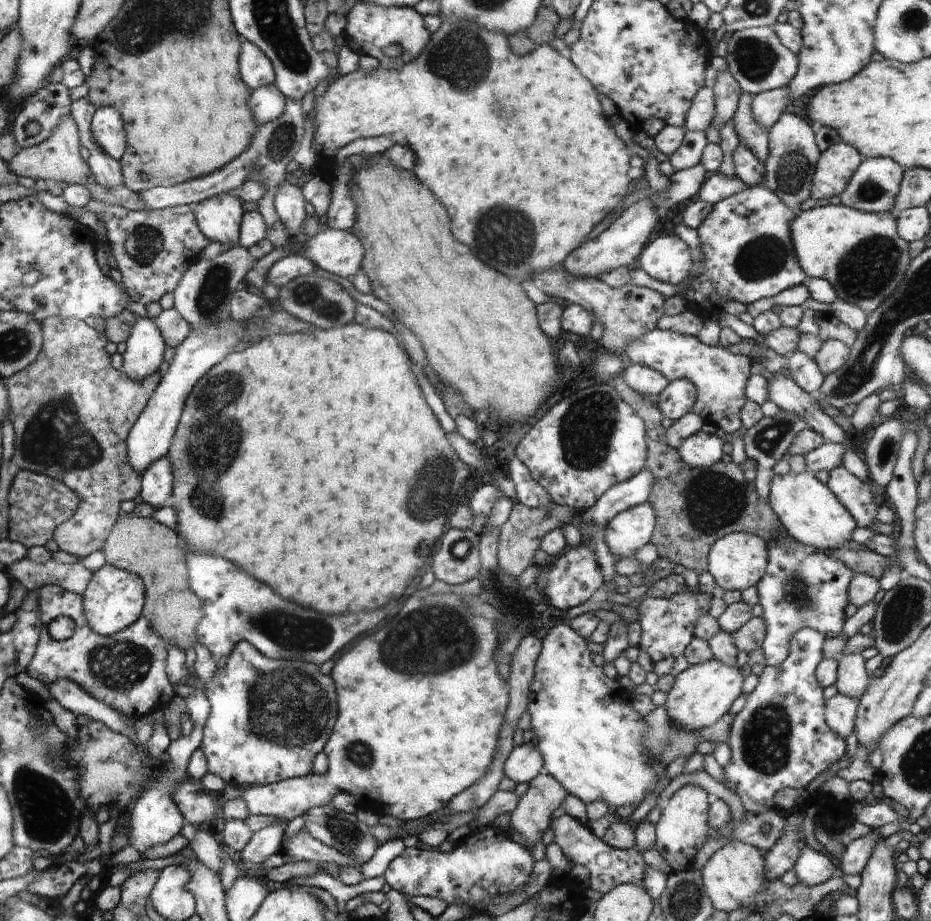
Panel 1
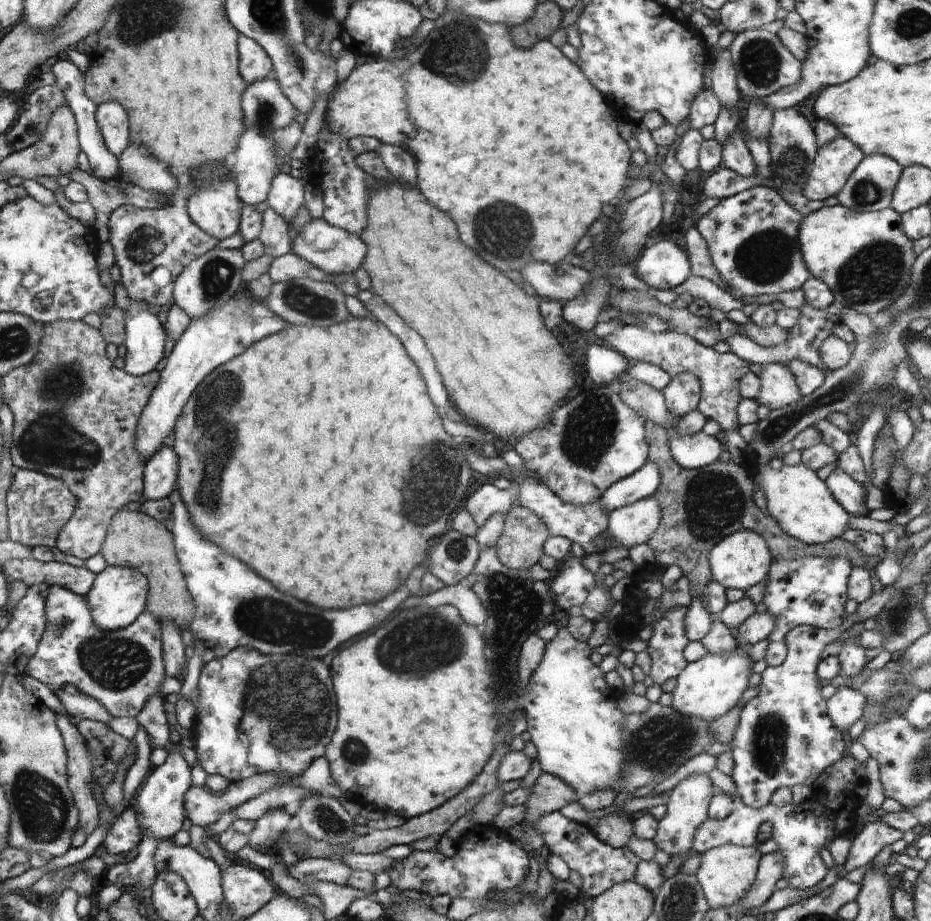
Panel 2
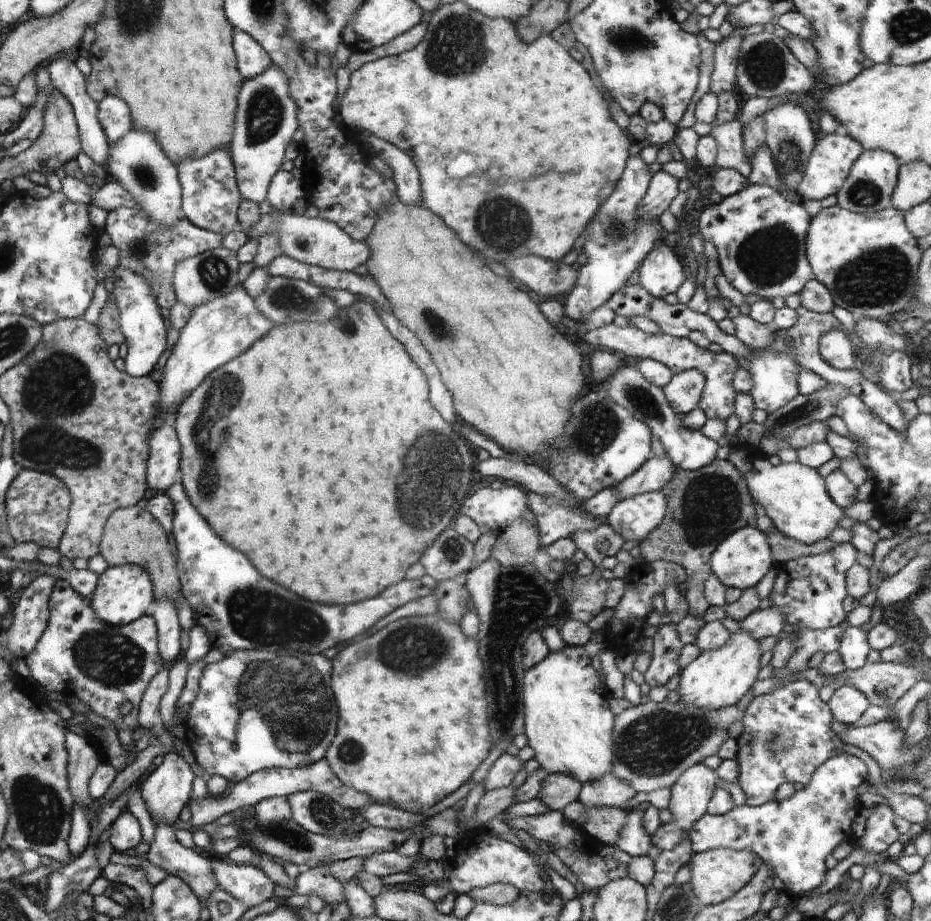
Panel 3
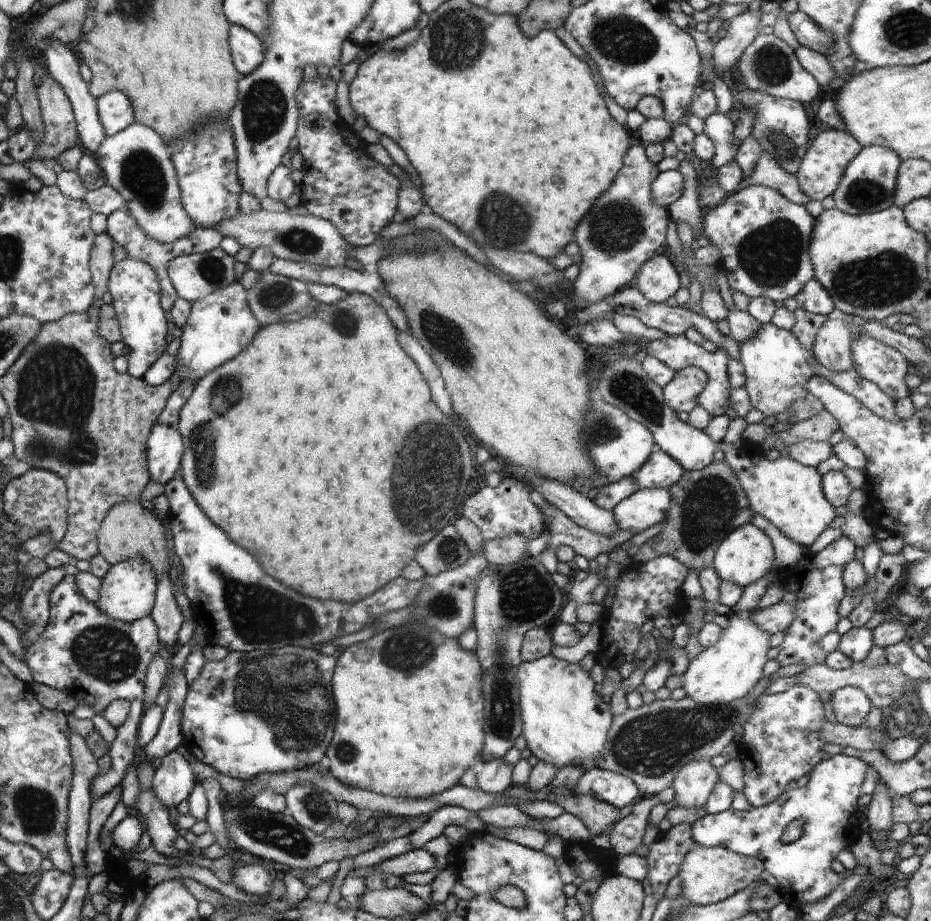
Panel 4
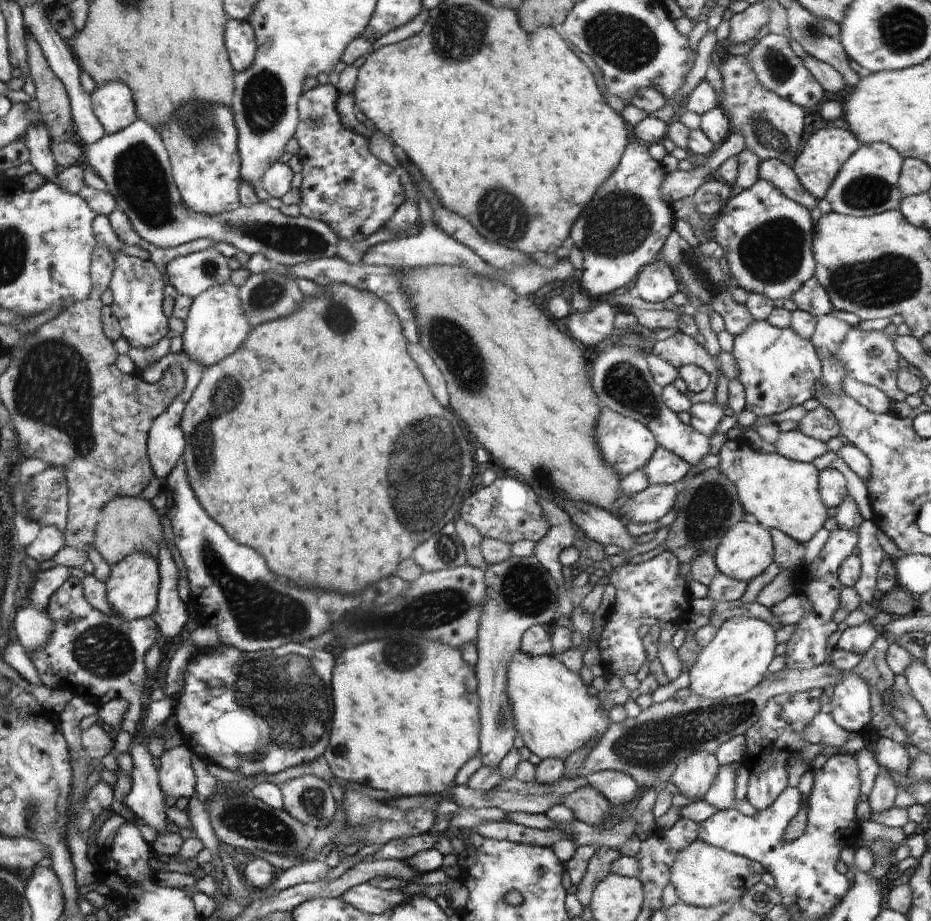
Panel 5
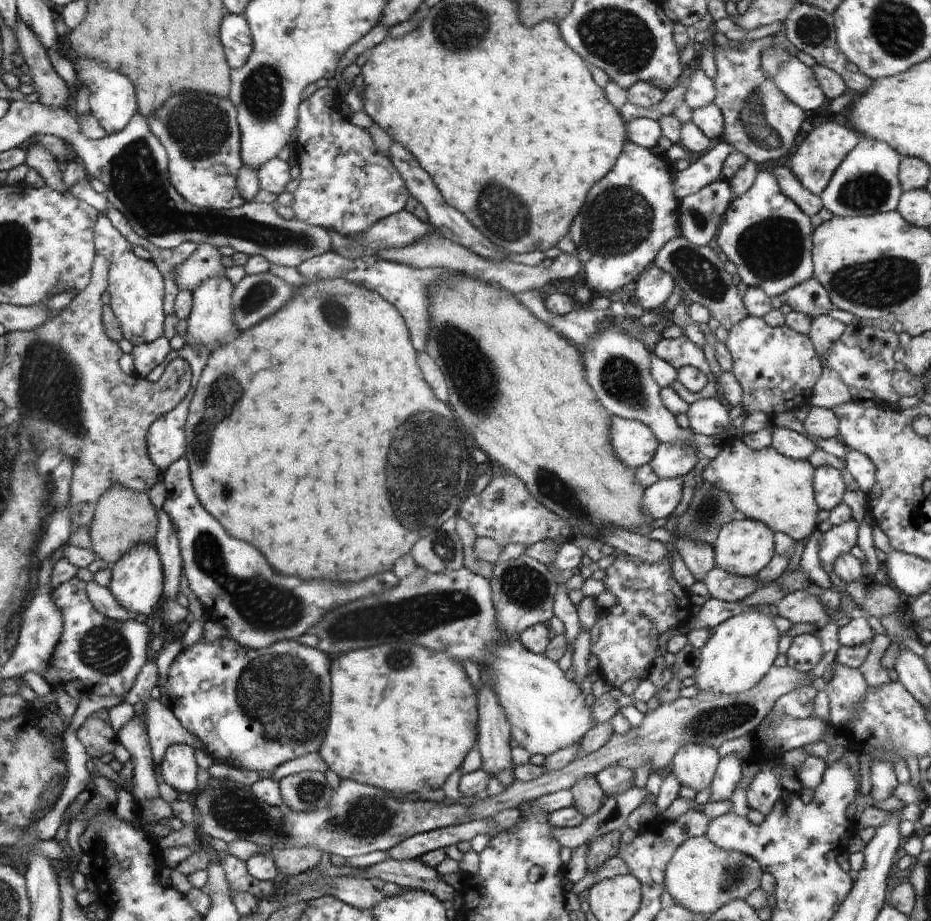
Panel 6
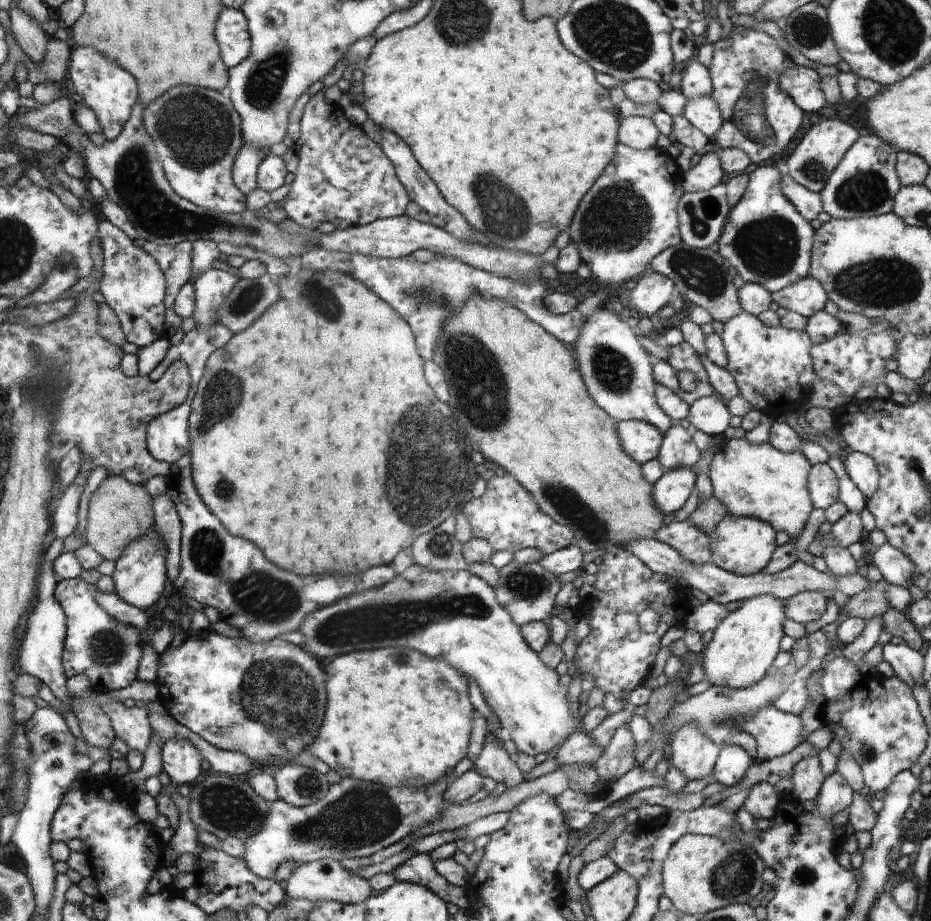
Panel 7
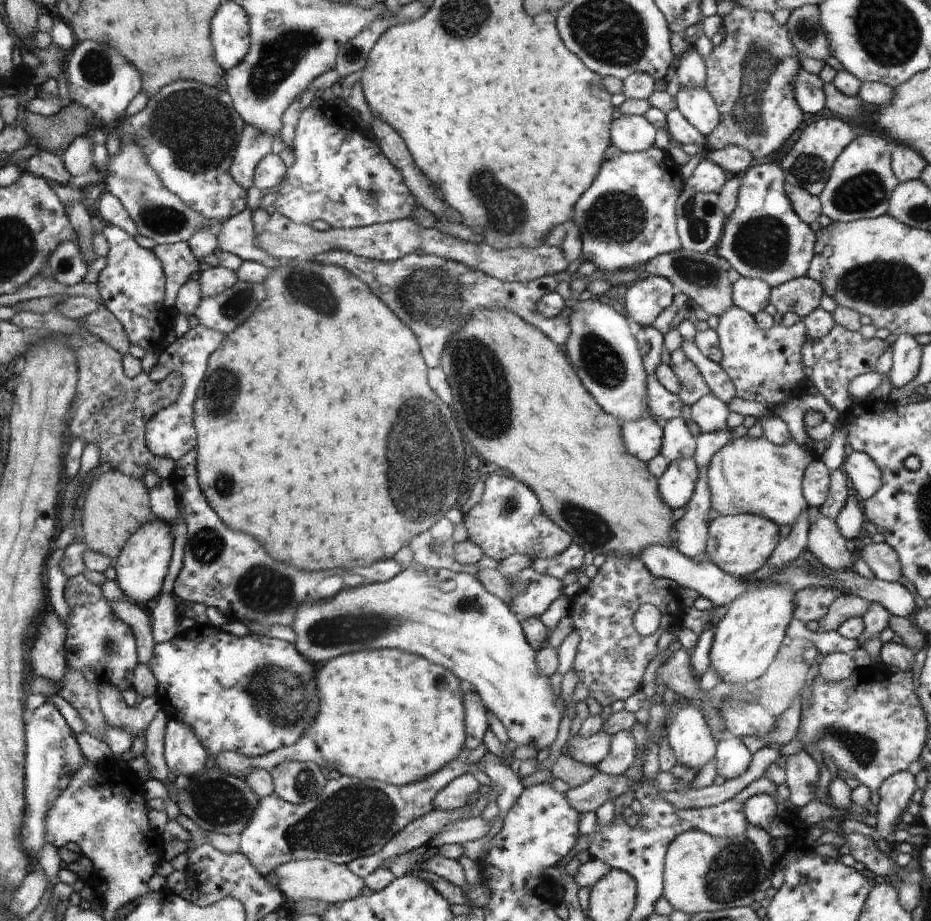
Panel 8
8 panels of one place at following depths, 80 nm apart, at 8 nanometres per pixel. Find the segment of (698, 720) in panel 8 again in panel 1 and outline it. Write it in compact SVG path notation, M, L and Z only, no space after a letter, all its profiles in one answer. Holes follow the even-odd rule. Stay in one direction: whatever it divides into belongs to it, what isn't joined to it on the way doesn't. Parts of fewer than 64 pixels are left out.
M685 785L663 805L662 816L656 824L654 848L665 858L673 871L693 868L694 856L709 840L708 811L712 797L702 788Z

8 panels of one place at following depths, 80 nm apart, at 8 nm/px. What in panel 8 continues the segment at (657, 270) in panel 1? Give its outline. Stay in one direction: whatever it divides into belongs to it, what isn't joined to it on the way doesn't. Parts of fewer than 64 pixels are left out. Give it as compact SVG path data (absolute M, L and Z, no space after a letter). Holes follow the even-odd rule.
M648 275L646 278L632 284L621 301L627 310L626 318L640 325L651 325L665 308L673 304L674 296L676 296L676 291L667 278L658 275Z

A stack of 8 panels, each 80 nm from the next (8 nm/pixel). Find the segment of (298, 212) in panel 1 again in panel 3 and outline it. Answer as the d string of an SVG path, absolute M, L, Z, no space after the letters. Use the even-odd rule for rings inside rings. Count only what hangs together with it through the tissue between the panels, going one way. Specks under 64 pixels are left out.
M279 171L269 185L268 202L282 213L291 211L298 198L304 197L303 180L296 180L291 172Z

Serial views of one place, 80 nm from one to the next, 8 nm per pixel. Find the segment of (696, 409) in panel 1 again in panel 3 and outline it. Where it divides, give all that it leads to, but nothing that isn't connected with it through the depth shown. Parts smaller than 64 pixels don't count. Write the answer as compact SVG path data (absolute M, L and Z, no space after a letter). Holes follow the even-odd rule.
M612 323L602 326L602 328L590 330L586 334L586 340L592 342L594 346L600 346L600 348L606 348L607 346L608 350L612 350L612 352L624 352L626 360L629 361L656 360L656 362L664 364L672 372L672 375L694 368L702 372L704 378L706 378L699 408L706 414L707 419L720 418L720 420L727 420L735 412L734 396L736 396L736 392L732 388L732 380L733 373L736 372L739 364L737 358L728 352L723 351L714 354L708 349L698 348L696 344L693 344L687 338L674 337L657 331L654 334L647 334L632 325L626 326L626 328L618 328Z

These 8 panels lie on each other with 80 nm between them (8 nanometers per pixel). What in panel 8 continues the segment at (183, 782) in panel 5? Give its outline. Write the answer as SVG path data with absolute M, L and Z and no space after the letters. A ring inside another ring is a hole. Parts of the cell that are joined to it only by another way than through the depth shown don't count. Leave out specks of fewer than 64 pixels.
M170 719L165 728L163 755L169 772L194 778L200 774L208 754L196 733L181 720Z

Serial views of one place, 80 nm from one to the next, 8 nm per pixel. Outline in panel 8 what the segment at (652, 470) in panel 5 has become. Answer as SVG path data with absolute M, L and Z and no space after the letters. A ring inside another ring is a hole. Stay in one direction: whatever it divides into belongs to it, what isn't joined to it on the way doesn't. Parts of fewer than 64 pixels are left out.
M681 417L668 419L663 424L663 443L660 453L669 462L692 459L697 447L696 437Z

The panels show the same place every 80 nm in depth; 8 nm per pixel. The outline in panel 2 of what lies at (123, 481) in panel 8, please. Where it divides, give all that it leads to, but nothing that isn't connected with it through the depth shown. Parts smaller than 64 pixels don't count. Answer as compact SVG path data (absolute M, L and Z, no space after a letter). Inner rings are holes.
M122 509L118 515L112 516L110 520L110 534L100 546L102 556L110 566L128 567L142 572L149 581L149 598L145 610L153 617L157 617L160 623L171 621L182 632L193 622L195 618L194 600L189 590L186 590L186 580L174 550L172 535L162 522L150 518L149 515L138 511Z

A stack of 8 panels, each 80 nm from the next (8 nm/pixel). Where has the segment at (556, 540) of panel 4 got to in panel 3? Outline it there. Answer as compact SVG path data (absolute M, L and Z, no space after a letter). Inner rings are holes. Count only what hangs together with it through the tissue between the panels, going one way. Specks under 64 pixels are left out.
M608 524L593 530L578 530L570 536L570 540L574 542L576 550L584 552L594 565L599 565L606 557L614 557L625 543L622 534Z

